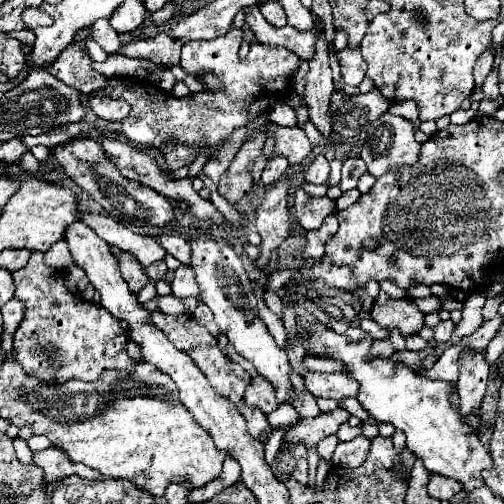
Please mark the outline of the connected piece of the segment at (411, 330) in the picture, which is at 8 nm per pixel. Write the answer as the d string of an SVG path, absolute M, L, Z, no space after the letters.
M379 291L371 319L385 329L399 327L405 337L419 333L423 327L423 313L411 299L393 299L385 291Z

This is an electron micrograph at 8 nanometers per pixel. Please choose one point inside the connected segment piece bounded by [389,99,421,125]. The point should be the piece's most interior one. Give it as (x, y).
(407, 108)

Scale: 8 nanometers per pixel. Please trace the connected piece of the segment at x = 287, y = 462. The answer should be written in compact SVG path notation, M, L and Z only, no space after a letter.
M283 443L279 449L279 455L275 457L271 465L273 473L279 481L295 479L303 485L307 483L307 447L303 443Z

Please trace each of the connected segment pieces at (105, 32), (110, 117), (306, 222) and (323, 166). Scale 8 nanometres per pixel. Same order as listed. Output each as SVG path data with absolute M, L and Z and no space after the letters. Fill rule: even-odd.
M107 19L95 21L95 25L91 27L91 35L101 45L101 49L107 51L107 53L115 53L115 49L119 49L119 45L121 45L117 31L111 29Z
M91 97L89 107L99 119L105 121L123 121L131 111L131 105L127 101L113 97Z
M299 187L295 193L293 207L295 207L295 215L297 215L299 225L307 231L315 231L321 227L323 219L335 211L335 201L329 199L327 195L325 197L311 197L305 193L305 189Z
M323 155L315 157L315 161L311 163L305 179L311 185L323 185L323 183L327 183L329 181L329 161Z

